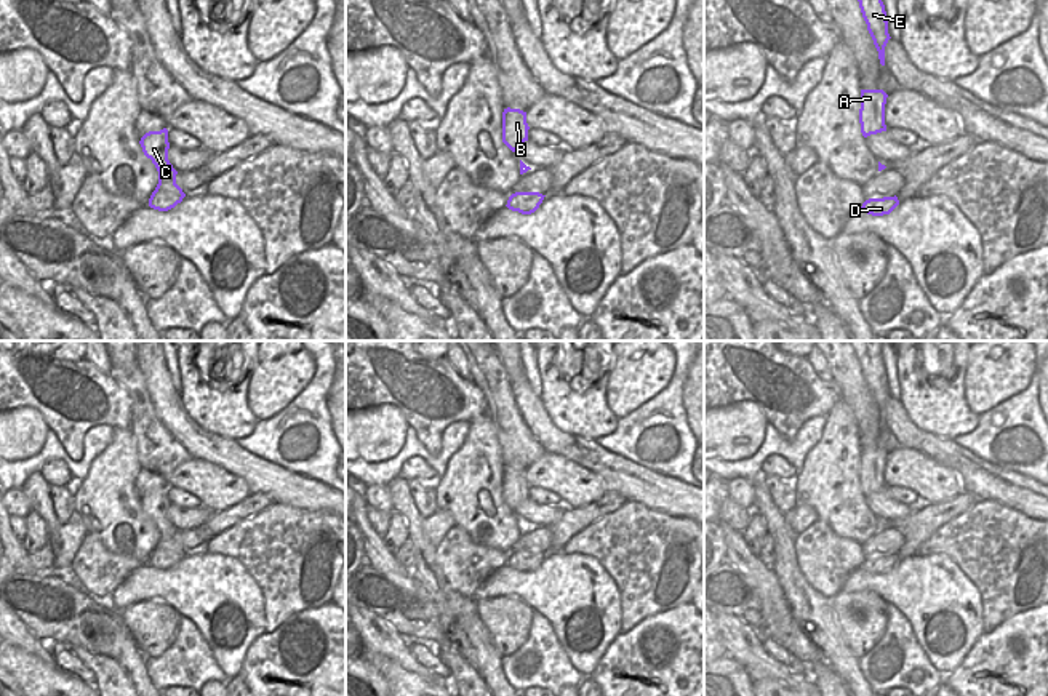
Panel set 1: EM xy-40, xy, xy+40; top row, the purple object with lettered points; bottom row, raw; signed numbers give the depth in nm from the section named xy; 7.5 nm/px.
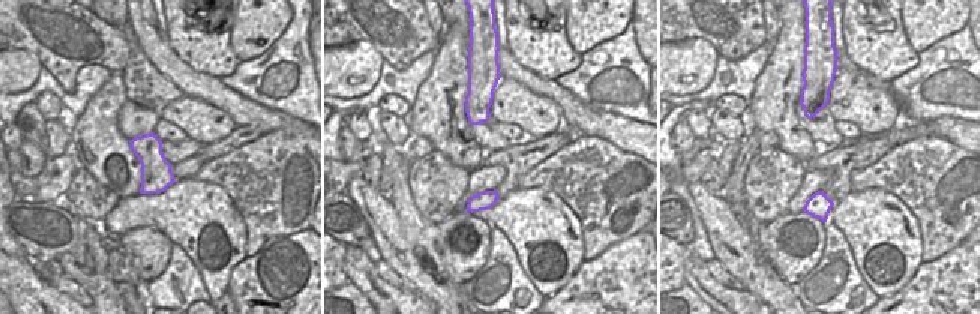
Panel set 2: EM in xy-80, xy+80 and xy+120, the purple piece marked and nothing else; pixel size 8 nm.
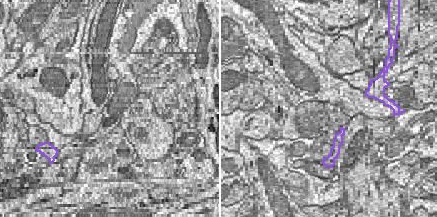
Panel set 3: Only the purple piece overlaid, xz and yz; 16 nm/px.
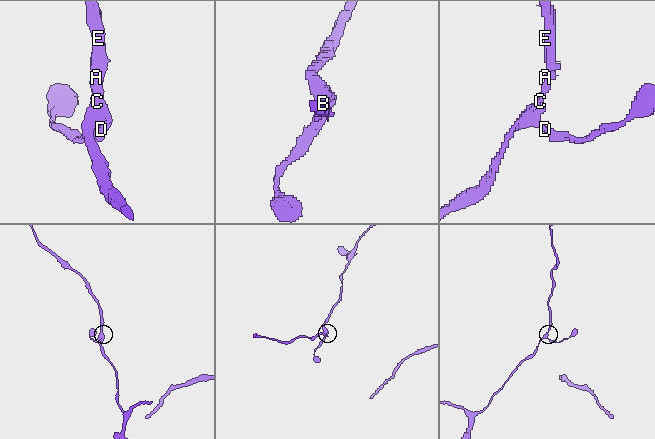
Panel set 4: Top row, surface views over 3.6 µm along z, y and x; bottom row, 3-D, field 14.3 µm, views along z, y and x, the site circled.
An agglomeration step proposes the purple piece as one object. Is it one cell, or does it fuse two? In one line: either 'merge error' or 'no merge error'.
no merge error

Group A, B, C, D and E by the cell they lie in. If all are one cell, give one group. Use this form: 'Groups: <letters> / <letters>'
Groups: A B C D E.

